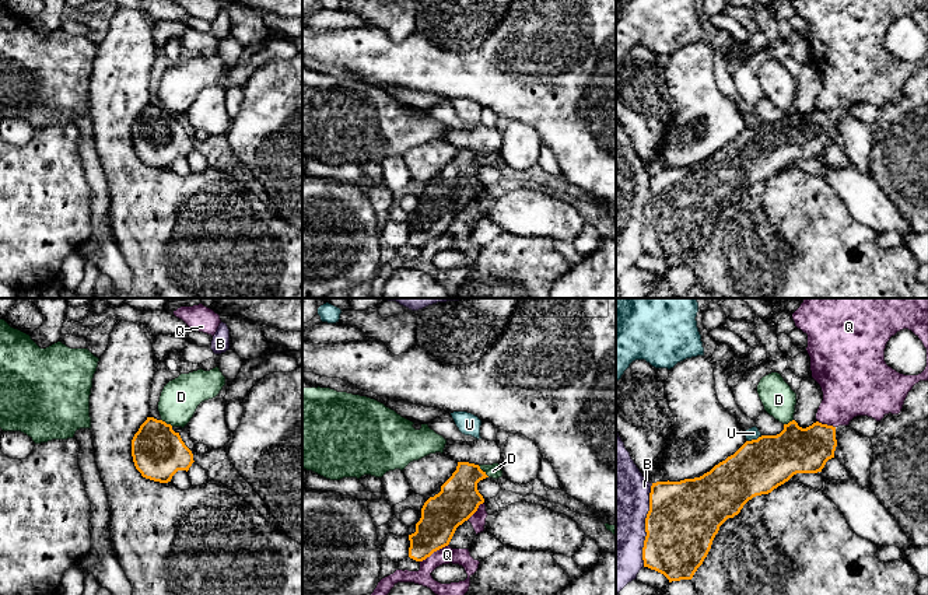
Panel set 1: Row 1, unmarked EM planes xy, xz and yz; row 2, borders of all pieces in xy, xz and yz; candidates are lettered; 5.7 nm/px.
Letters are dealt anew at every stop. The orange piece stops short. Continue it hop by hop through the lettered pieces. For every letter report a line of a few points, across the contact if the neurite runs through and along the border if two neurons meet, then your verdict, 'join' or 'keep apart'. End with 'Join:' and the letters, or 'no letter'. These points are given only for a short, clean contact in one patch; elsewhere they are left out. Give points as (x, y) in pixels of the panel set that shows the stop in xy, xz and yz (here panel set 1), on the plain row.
B: keep apart
D: line xz (477, 151), (489, 163); keep apart
Q: keep apart
U: line yz (762, 122), (748, 128); keep apart
Join: no letter

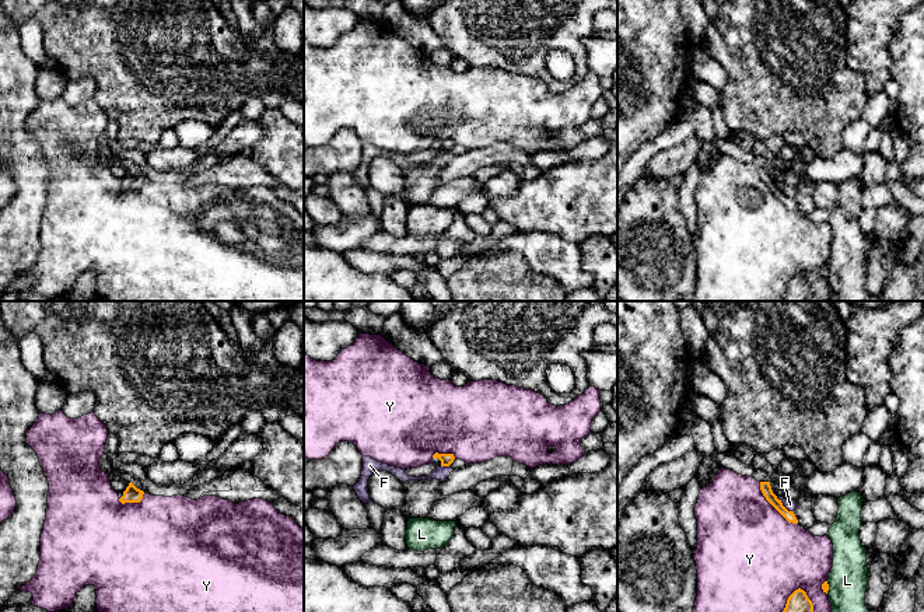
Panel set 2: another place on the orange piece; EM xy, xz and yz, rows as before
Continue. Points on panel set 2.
F: line yz (780, 186), (793, 198); keep apart
L: line yz (826, 268), (828, 279); keep apart
Y: keep apart
Join: no letter

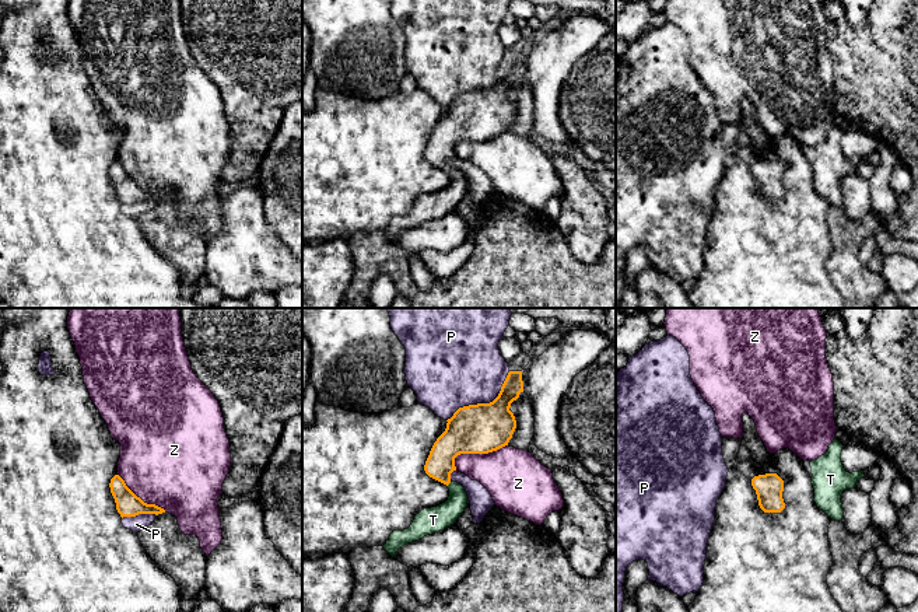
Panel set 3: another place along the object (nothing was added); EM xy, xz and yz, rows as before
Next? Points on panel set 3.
P: keep apart
T: line xz (454, 128), (445, 136), (448, 170), (452, 188), (433, 206); join
Z: keep apart
Join: T

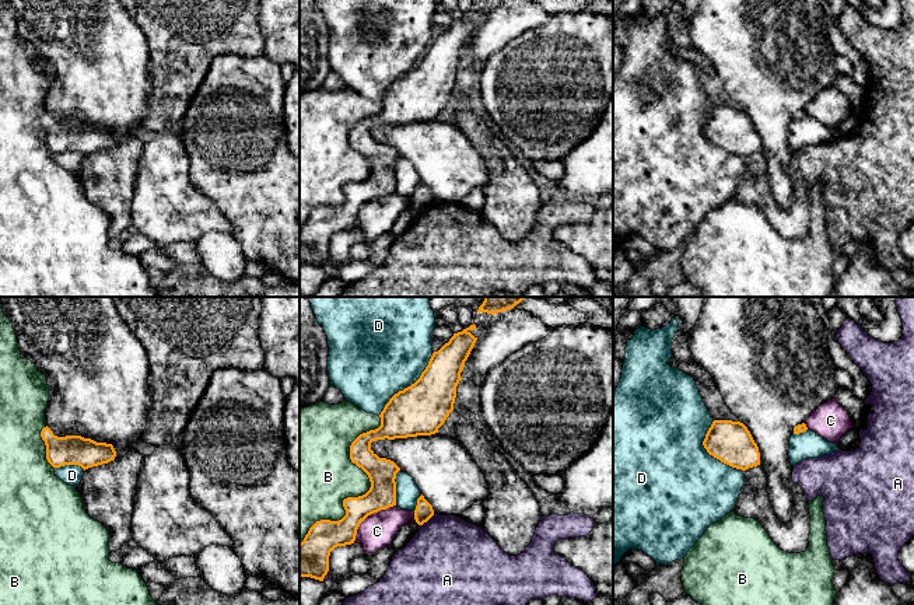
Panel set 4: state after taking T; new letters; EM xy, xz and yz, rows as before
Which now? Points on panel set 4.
A: keep apart
B: keep apart
C: keep apart
D: keep apart
Join: no letter

